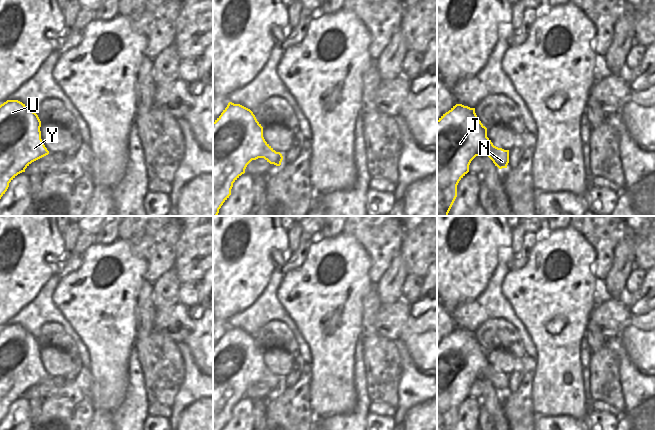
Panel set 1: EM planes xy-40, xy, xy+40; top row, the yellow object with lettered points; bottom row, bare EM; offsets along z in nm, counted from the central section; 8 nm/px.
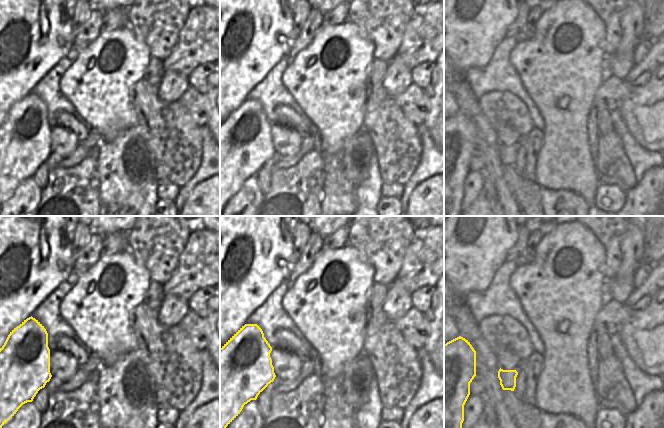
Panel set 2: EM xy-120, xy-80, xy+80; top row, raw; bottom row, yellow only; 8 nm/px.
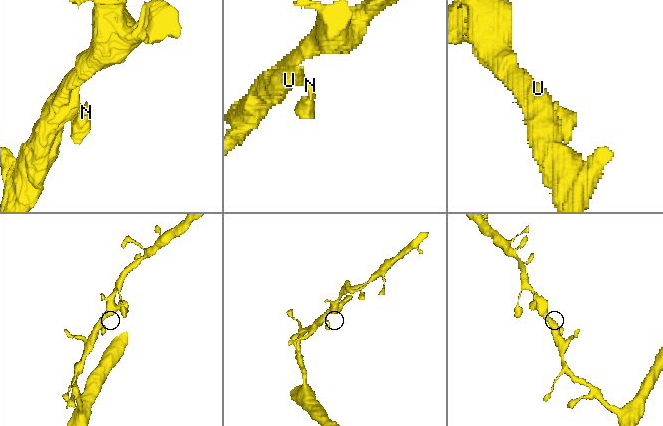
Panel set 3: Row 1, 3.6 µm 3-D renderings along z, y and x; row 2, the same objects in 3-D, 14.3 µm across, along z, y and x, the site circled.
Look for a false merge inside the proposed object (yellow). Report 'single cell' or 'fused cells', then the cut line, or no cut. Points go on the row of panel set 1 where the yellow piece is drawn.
single cell; no cut

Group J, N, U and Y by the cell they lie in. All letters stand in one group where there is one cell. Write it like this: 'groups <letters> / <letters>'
groups J N U Y

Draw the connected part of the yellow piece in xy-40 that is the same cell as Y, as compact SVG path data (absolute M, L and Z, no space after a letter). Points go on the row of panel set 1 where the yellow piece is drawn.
M7 100L0 105L0 199L9 183L34 161L49 154L41 139L38 115L18 100Z

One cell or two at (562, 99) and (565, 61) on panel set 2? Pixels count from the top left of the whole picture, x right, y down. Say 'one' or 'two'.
one

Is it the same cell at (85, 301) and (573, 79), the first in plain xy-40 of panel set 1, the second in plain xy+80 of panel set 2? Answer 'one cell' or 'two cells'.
one cell

